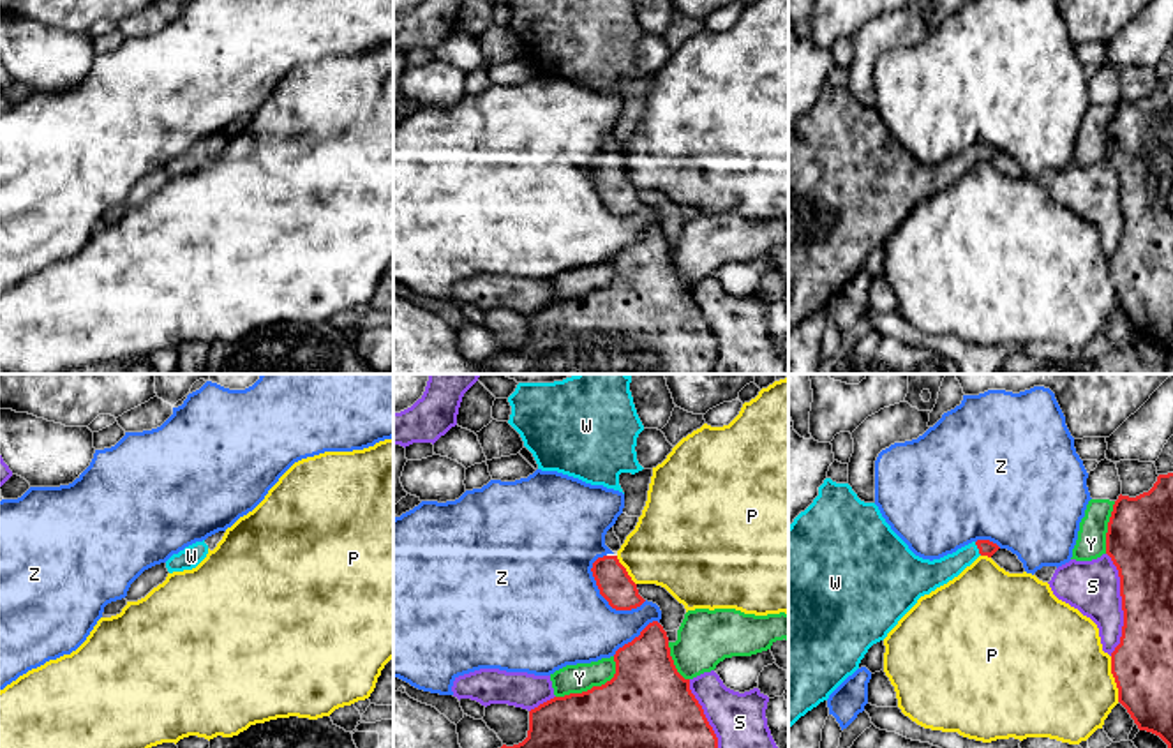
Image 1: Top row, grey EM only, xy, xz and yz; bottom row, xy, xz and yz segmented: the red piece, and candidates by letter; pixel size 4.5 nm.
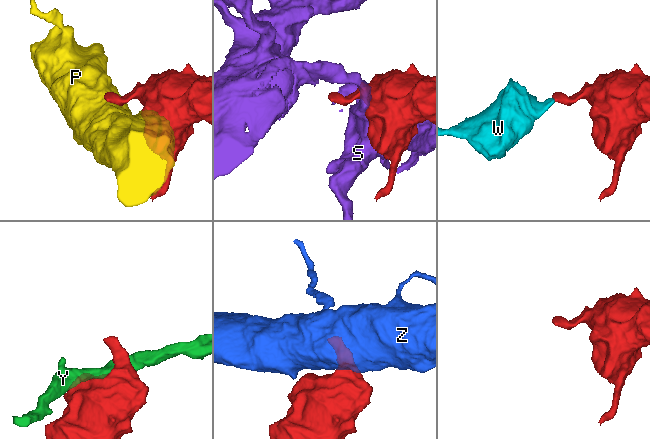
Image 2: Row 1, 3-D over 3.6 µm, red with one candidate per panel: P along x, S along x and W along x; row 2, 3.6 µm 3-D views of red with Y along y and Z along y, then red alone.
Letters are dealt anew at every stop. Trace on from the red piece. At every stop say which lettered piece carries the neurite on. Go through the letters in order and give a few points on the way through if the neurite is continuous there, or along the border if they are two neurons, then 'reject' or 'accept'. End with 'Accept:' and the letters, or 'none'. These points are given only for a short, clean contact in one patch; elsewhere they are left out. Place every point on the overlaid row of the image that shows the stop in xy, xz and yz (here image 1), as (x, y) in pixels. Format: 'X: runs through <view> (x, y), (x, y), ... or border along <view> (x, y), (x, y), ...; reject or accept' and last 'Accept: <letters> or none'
P: reject
S: reject
W: runs through yz (986, 547), (978, 547), (933, 574); accept
Y: reject
Z: reject
Accept: W

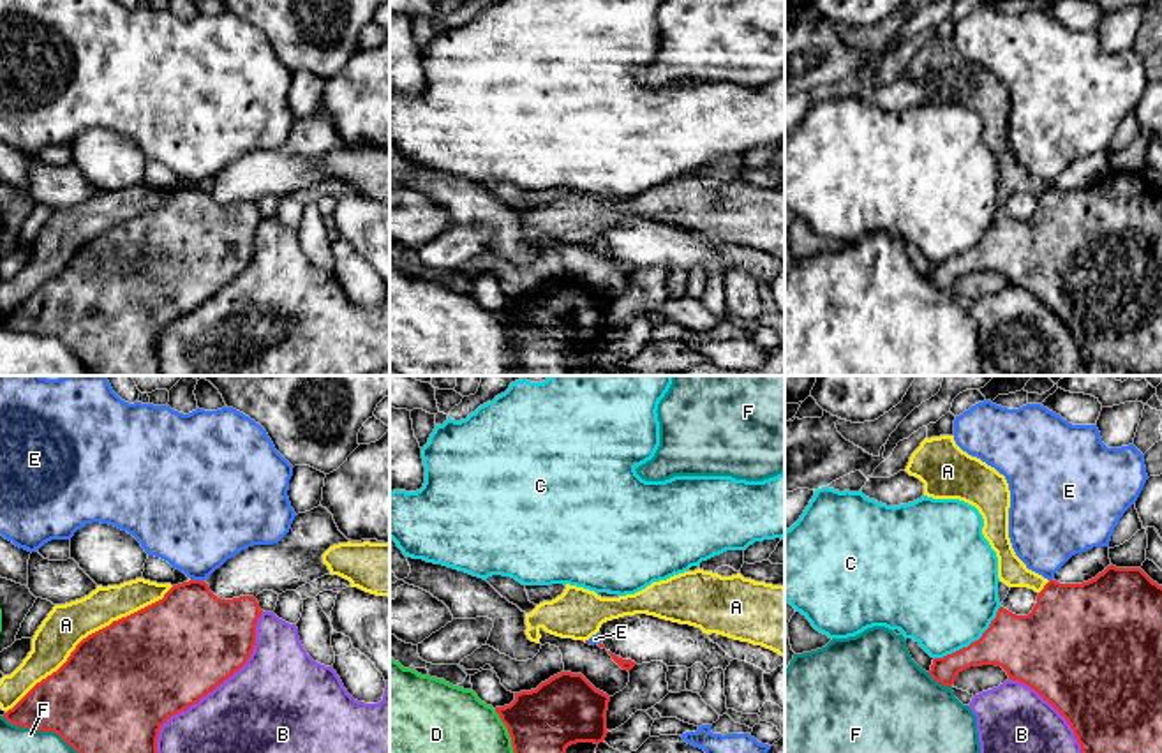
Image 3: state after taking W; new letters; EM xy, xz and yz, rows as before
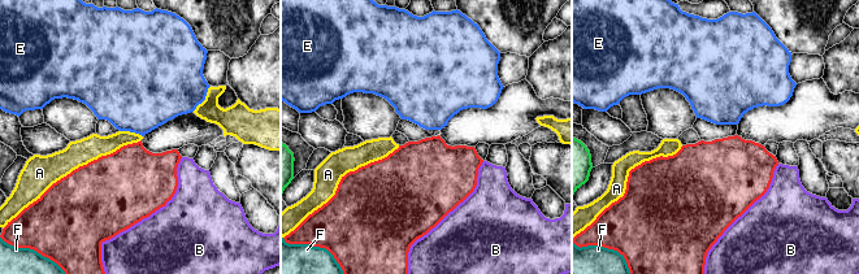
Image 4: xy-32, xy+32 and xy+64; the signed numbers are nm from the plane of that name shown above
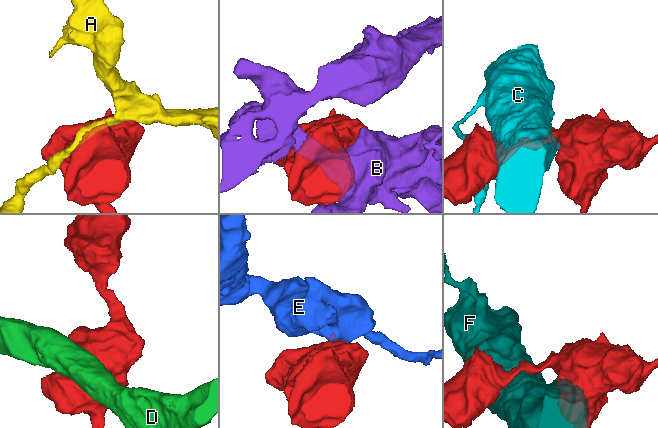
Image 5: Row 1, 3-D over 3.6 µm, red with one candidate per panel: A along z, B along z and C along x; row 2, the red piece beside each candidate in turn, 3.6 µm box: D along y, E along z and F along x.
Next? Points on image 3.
A: reject
B: reject
C: reject
D: reject
E: reject
F: reject
Accept: none

